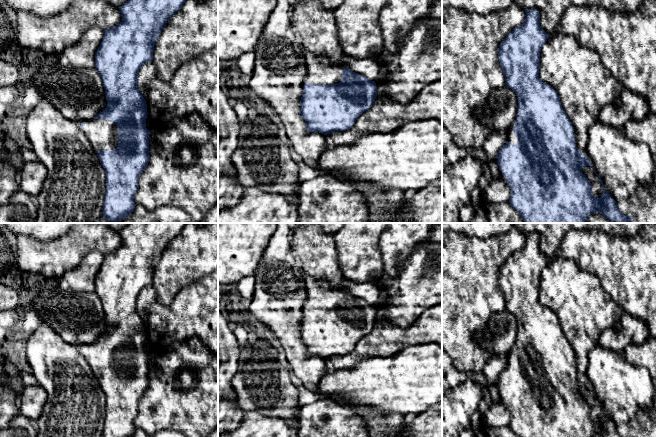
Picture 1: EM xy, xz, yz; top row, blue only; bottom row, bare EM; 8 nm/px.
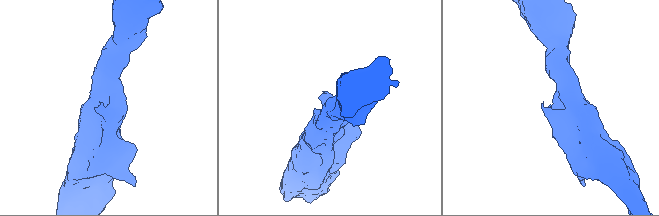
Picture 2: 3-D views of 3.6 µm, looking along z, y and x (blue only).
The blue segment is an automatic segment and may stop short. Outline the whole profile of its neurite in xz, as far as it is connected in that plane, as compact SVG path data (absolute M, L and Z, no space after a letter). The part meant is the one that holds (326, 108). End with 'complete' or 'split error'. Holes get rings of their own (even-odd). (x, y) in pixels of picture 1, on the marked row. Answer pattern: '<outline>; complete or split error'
M305 50L304 54L307 82L303 86L300 114L306 121L307 131L327 135L350 129L357 118L374 104L377 97L375 81L353 72L346 66L332 64L327 57L315 56Z; split error

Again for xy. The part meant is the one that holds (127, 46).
M128 0L119 11L122 20L116 26L104 31L104 37L95 54L95 69L103 81L107 106L93 120L81 123L102 167L106 173L106 189L103 201L103 218L110 223L125 219L135 209L134 195L138 179L149 162L149 134L146 128L147 104L138 88L139 69L146 62L153 61L154 46L167 21L178 12L186 0Z; split error

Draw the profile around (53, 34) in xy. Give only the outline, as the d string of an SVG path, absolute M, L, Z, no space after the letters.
M77 0L65 11L55 16L39 17L32 13L17 11L17 42L24 48L39 50L51 57L63 53L63 50L76 44L88 28L111 29L122 20L119 8L106 0Z

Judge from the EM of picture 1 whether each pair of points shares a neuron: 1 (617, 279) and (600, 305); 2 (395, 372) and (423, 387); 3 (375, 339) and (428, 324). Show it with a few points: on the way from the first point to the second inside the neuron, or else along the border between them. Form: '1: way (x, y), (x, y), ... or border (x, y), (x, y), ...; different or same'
1: border (593, 275), (598, 279), (602, 290), (623, 311); different
2: way (402, 379), (404, 381), (416, 381); same
3: way (388, 339), (415, 333); same

